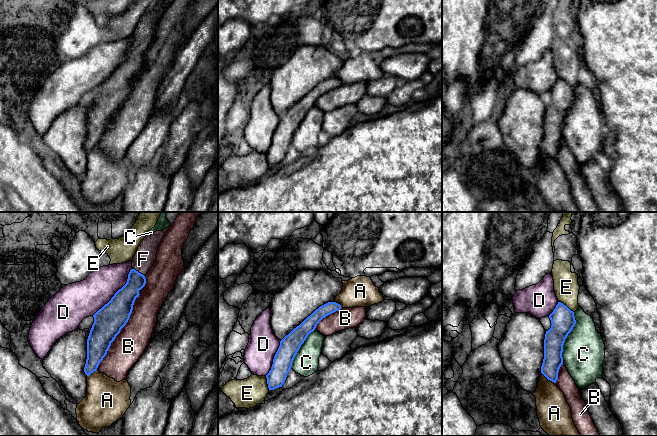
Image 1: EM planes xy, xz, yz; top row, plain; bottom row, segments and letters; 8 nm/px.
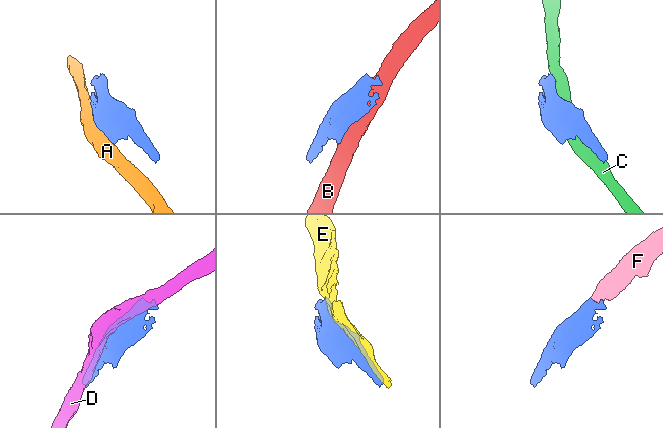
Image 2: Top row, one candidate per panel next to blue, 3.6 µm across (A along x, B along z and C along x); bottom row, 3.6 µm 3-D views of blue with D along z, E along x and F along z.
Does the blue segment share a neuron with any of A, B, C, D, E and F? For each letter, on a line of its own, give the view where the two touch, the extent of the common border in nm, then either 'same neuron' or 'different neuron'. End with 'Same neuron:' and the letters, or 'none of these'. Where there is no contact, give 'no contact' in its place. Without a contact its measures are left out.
A: yz | 130 nm | different neuron
B: xy | 700 nm | different neuron
C: yz | 420 nm | different neuron
D: xy | 500 nm | different neuron
E: yz | 150 nm | different neuron
F: xy | 120 nm | same neuron
Same neuron: F

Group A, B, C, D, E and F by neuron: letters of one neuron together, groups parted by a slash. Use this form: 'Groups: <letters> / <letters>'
Groups: A / B / C / D / E / F

